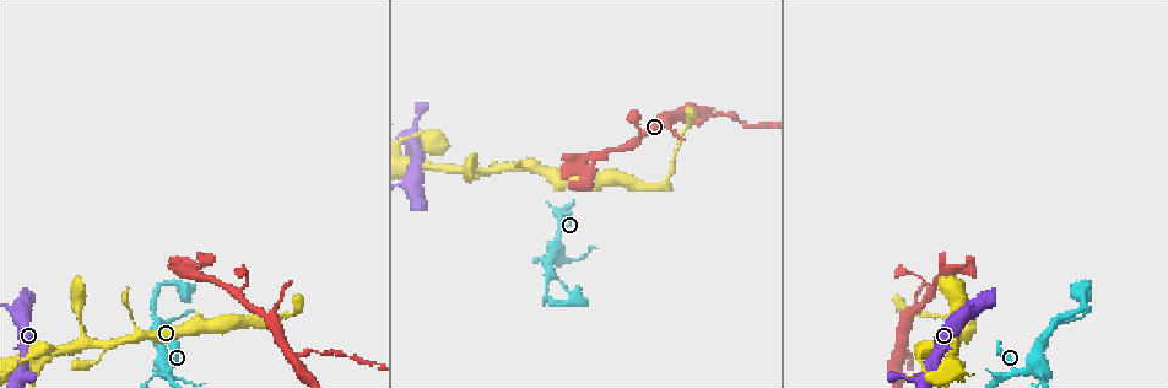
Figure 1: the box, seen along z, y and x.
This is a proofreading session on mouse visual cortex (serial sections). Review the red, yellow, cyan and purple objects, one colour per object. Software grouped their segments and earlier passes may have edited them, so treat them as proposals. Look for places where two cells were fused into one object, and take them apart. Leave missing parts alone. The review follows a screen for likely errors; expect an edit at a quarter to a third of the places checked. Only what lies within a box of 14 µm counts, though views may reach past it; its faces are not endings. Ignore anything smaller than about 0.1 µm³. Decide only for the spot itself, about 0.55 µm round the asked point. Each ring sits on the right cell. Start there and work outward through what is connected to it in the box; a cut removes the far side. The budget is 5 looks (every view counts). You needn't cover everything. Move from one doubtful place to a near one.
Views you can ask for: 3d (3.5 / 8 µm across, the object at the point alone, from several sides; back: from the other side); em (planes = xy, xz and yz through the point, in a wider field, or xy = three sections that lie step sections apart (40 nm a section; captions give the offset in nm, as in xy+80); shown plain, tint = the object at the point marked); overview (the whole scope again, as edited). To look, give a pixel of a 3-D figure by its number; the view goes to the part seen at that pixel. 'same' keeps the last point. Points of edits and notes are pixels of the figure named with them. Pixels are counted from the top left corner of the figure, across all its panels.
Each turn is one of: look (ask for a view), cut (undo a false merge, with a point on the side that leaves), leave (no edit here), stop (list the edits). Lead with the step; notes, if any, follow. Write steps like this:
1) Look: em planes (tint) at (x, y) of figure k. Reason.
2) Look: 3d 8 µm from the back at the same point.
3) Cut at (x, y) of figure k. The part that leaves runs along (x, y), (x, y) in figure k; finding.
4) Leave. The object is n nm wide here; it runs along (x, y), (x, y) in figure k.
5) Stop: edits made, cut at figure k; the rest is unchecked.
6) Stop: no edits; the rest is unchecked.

Look: 3d 3.5 µm from the back at (157, 371) of figure 1. Sudden change in width.

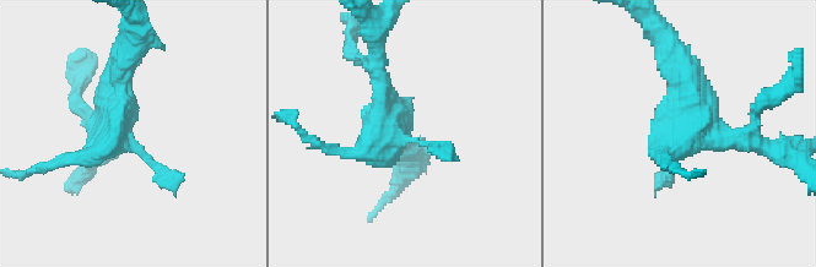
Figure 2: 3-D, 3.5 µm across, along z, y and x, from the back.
Look: em xy step 5 (tint) at (118, 140) of figure 2. Need the tissue.

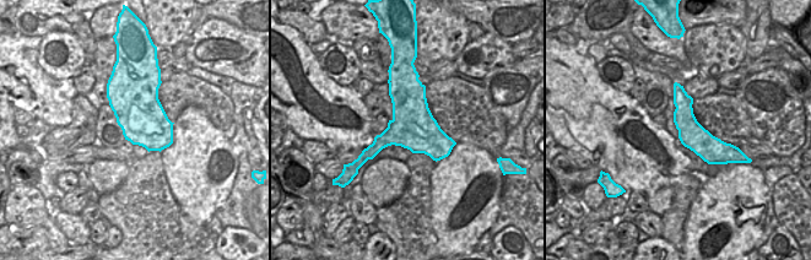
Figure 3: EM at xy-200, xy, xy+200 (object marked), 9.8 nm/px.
Leave. The object is 440 nm wide here; it runs along (376, 72), (388, 132), (459, 161) in figure 2; all the same cell.

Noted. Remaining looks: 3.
Look: 3d 8 µm at (580, 163) of figure 1. Abrupt turn.

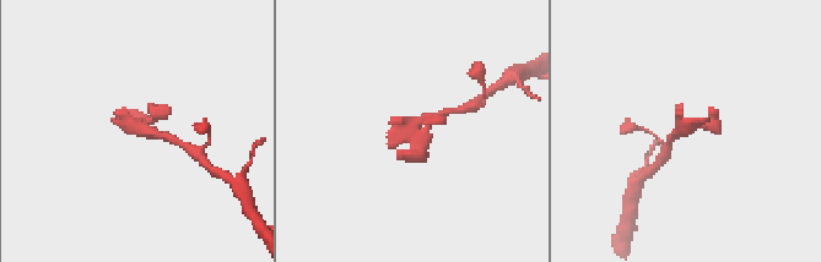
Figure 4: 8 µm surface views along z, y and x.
Look: 3d 3.5 µm at (139, 126) of figure 4.

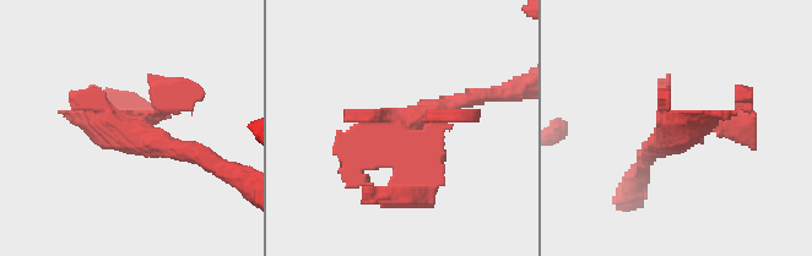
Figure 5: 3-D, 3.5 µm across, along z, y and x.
Look: em xy step 3 (tint) at (400, 127) of figure 5. Now the EM.

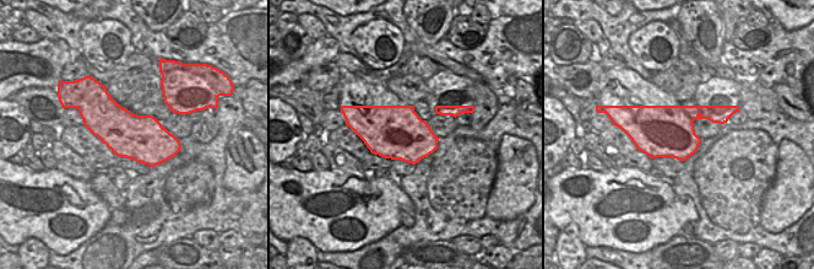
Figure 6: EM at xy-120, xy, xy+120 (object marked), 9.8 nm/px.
Cut at (384, 200) of figure 5. The part that leaves runs along (409, 156), (405, 188), (367, 191) in figure 5; a second cell is stuck on.

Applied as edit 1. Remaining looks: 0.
Stop: edits made, cut at figure 5; the rest is unchecked.

